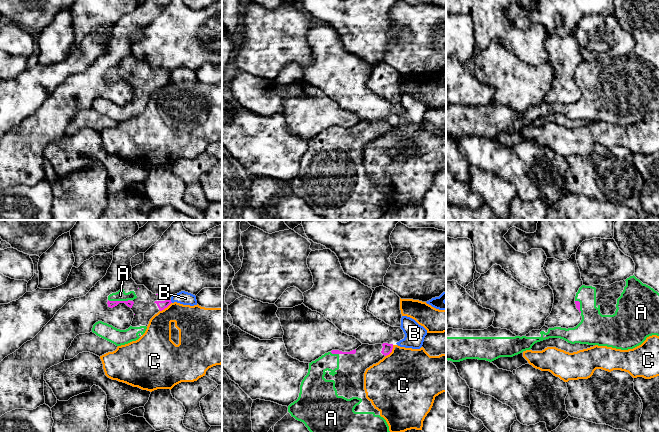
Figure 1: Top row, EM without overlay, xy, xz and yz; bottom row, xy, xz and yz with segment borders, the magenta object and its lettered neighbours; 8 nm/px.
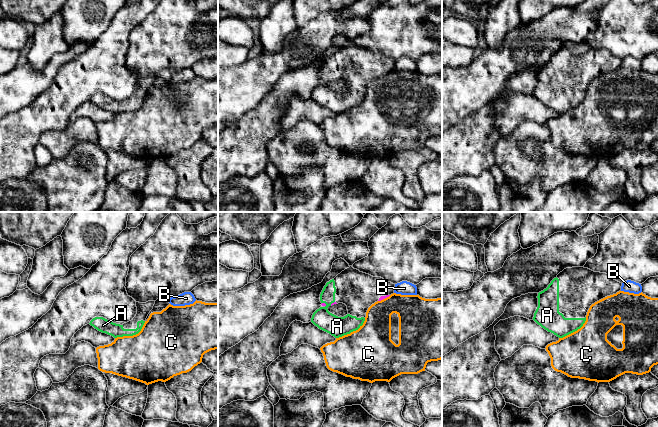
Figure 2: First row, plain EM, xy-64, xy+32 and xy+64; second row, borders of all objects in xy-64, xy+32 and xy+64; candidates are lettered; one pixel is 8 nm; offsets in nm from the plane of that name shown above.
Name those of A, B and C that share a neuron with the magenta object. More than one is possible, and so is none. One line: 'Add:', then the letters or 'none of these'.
Add: A

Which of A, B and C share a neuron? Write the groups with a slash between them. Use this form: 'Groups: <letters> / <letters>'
Groups: A / B / C

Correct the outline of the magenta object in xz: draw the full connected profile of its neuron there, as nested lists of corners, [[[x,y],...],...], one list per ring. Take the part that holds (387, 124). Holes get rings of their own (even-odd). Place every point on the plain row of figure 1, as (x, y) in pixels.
[[[362,120],[350,128],[332,126],[309,139],[307,151],[301,158],[299,173],[288,182],[288,188],[296,196],[305,200],[308,206],[325,220],[378,220],[389,209],[386,196],[366,174],[364,149],[367,144],[378,139],[392,128],[393,120]]]

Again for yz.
[[[634,51],[609,62],[582,61],[575,80],[582,96],[574,104],[543,102],[522,113],[493,102],[484,106],[448,104],[446,136],[492,138],[530,126],[535,119],[549,114],[628,126],[649,112],[659,112],[659,69]]]

